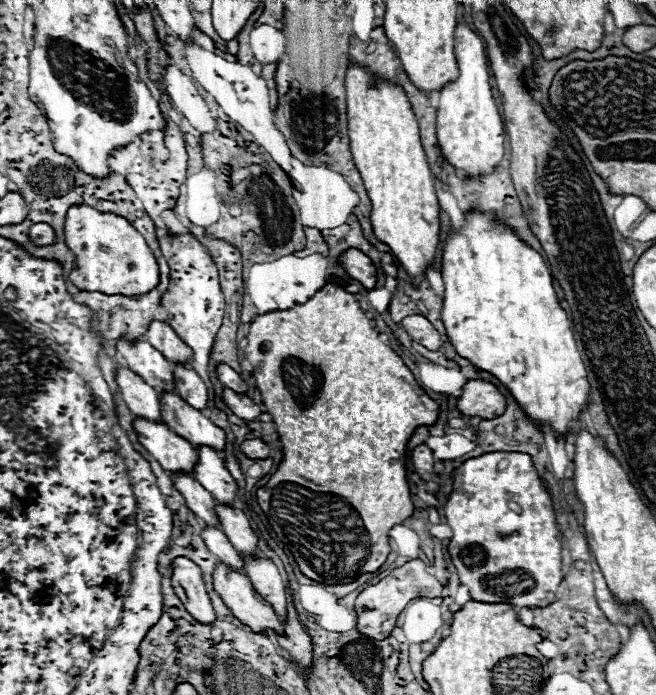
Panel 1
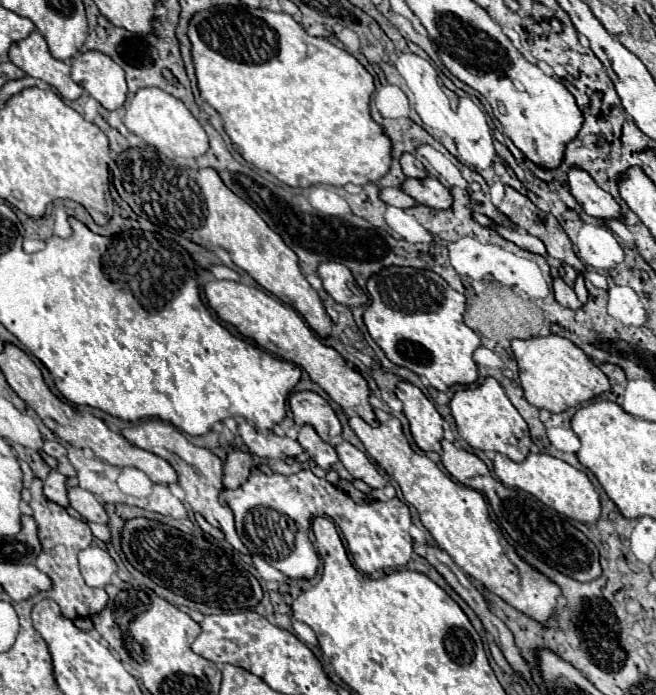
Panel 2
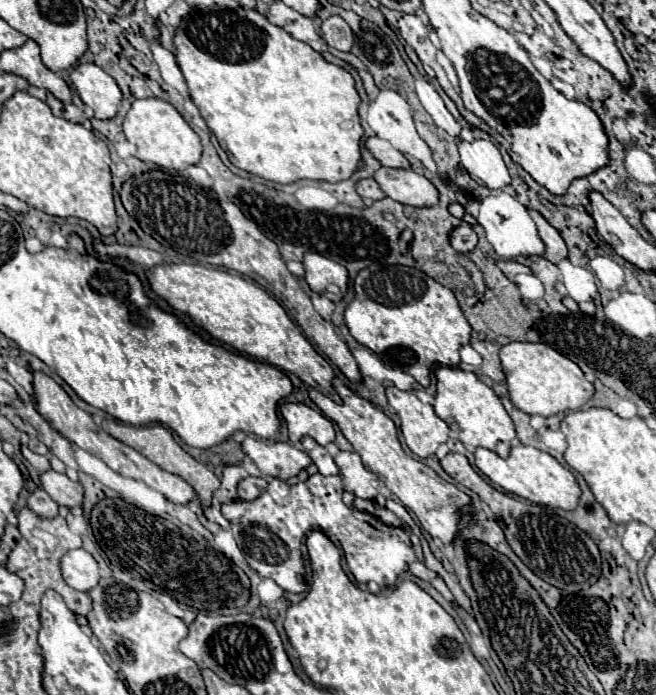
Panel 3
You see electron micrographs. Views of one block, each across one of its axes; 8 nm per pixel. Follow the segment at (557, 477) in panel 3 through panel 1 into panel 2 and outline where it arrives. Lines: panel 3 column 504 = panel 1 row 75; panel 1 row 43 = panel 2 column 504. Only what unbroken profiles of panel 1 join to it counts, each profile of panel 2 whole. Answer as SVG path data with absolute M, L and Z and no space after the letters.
M496 454L494 472L502 480L502 484L526 490L528 494L536 496L548 508L554 508L556 512L560 512L572 520L578 520L584 524L594 524L600 518L600 512L602 512L600 498L598 498L598 492L594 490L592 482L588 480L588 476L582 470L572 468L564 460L558 460L548 454L530 454L524 462L512 462L508 456Z

